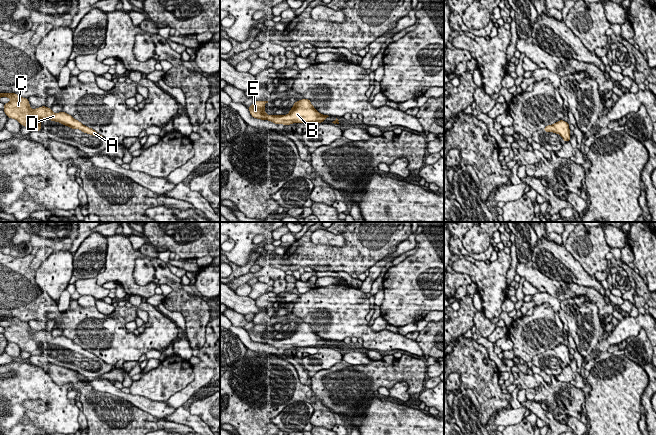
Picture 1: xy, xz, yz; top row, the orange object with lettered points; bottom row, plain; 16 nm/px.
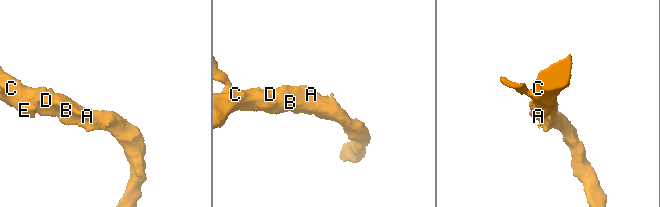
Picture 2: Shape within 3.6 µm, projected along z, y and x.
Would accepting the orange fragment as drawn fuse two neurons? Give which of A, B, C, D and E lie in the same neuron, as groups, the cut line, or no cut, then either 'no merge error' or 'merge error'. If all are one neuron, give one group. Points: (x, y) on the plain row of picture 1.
A B C D E | no cut | no merge error

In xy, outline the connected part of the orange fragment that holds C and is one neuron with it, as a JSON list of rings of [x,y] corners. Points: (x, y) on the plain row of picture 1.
[[[0,317],[1,321],[10,322],[11,325],[4,329],[4,336],[8,342],[17,344],[20,349],[29,352],[31,355],[41,355],[41,345],[43,343],[62,347],[71,353],[79,353],[84,357],[93,359],[95,361],[103,361],[94,353],[83,349],[78,344],[74,343],[72,339],[65,336],[53,337],[51,332],[41,330],[36,333],[30,332],[28,322],[23,322],[16,317]]]

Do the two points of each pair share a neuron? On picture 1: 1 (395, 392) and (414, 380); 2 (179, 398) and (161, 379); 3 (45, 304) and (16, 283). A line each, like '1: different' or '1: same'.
1: different
2: different
3: same

